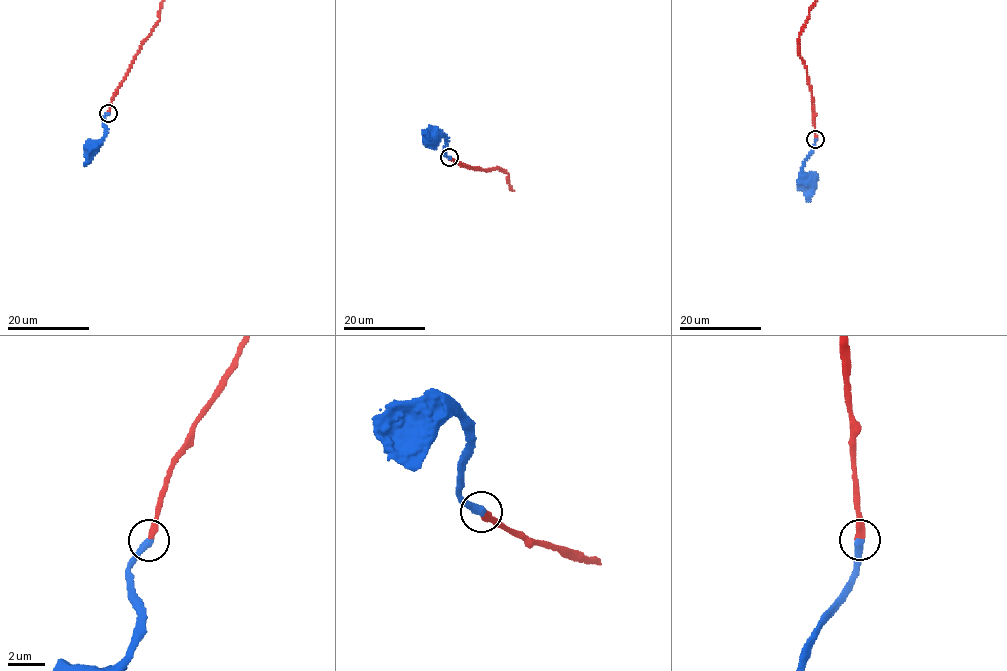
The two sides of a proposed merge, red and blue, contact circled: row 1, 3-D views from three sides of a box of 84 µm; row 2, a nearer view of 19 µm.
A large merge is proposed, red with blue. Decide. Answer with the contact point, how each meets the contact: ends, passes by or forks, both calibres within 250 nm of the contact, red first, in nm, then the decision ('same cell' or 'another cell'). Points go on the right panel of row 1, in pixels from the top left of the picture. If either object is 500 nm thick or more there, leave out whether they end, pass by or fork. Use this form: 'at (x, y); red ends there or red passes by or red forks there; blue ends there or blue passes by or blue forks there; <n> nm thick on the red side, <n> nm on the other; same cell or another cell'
at (815, 139); red ends there; blue ends there; 360 nm thick on the red side, 440 nm on the other; same cell

